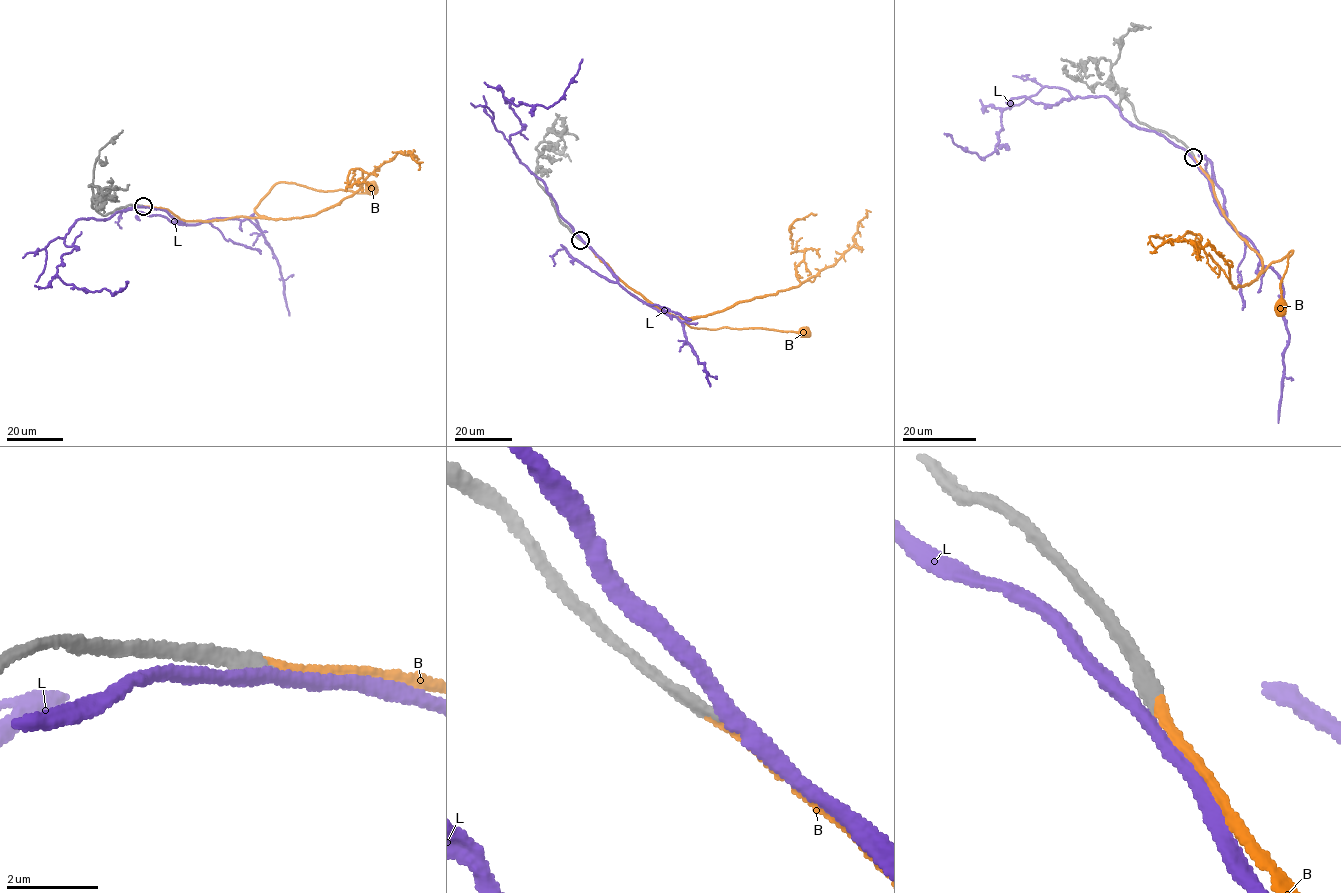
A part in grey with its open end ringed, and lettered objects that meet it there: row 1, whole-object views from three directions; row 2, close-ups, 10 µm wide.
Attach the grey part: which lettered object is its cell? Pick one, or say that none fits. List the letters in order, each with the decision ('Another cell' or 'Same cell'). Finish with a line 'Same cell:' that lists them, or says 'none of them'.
B: Same cell
L: Another cell
Same cell: B

